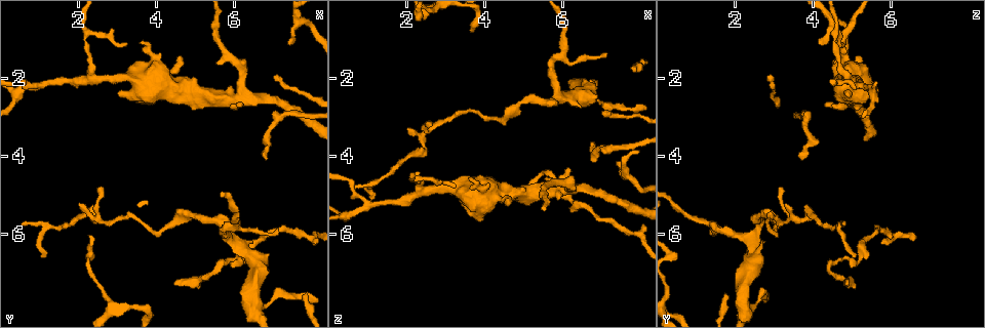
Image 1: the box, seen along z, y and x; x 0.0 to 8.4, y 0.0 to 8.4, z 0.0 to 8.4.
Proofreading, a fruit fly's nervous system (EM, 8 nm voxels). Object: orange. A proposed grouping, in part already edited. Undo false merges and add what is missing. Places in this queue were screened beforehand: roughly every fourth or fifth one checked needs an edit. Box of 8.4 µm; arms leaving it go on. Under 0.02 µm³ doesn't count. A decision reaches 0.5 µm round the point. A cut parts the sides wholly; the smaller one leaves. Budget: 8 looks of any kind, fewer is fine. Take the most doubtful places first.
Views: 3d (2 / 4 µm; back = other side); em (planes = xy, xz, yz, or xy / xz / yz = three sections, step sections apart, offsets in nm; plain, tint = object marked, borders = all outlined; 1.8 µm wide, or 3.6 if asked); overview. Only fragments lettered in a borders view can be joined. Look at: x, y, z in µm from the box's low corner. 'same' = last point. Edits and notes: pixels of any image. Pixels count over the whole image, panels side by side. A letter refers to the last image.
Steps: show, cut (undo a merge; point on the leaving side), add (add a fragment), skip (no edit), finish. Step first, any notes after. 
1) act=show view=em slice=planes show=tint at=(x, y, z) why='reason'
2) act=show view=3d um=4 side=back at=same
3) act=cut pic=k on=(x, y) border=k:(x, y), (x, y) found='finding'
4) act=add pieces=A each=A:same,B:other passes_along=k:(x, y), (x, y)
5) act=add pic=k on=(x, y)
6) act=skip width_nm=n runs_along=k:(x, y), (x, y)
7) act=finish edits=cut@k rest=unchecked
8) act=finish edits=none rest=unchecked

act=show view=3d um=2 at=(4.55, 7.25, 4.85) why='branch stops here'

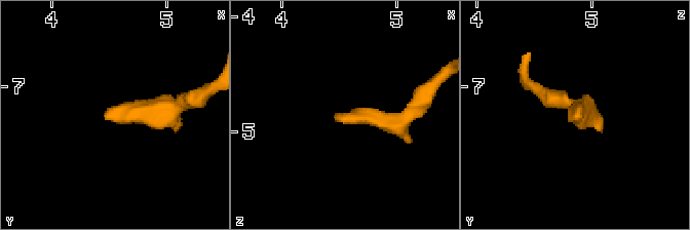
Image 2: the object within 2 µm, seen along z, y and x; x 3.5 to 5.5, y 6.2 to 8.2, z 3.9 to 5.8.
act=show view=em slice=planes show=tint at=(4.50, 7.26, 4.82) why='shape alone is not enough'

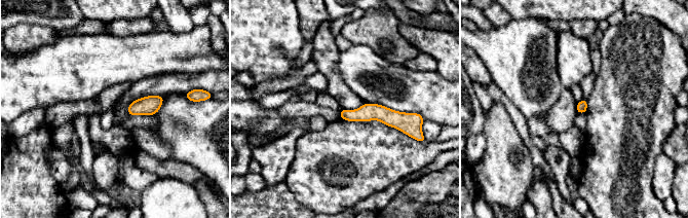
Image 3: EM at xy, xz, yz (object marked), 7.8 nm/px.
act=show view=em slice=planes show=borders at=same

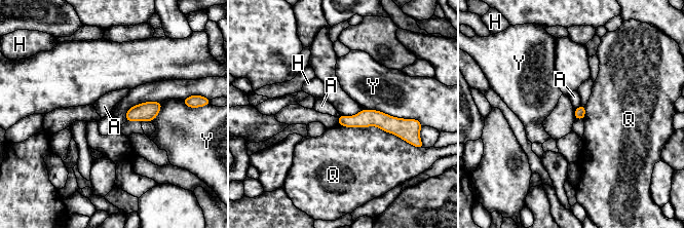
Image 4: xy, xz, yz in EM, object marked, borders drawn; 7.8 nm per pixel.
act=skip each=A:other,H:other,Q:other,Y:other runs_along=4:(340, 119), (404, 125) found='none of them fits'

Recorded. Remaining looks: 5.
act=show view=3d um=2 at=(3.65, 1.10, 4.60) why='free end'

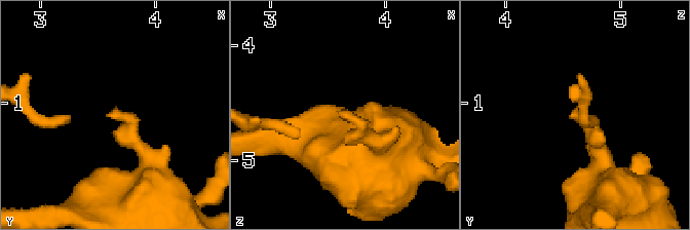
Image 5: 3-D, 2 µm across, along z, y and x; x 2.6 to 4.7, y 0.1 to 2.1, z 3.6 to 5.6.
act=show view=em slice=planes show=borders at=(3.62, 1.08, 4.60) why='now the EM'

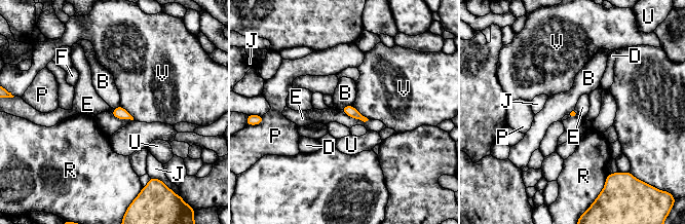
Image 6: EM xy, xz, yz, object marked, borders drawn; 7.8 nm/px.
act=skip each=B:other,D:other,E:other,F:other,J:other,P:other,R:other,U:other,V:other border=6:(340, 110), (364, 121), (369, 119) found='no lettered fragment goes on from it'

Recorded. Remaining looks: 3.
act=show view=em um=3.6 slice=planes show=borders at=(6.30, 6.65, 5.15) why='sharp bend'

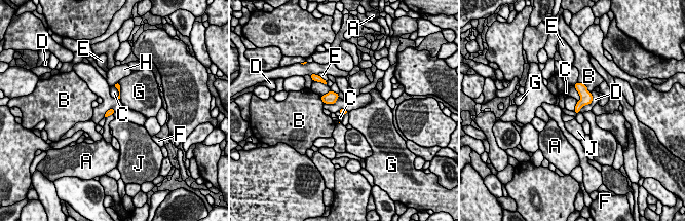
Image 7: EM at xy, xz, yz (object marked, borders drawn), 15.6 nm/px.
act=skip each=A:other,B:other,C:other,D:other,E:other,F:other,G:other,H:other,J:other border=7:(592, 93), (592, 101), (578, 112) found='continuous, no second neuron'

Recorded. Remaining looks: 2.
act=finish edits=none rest=unchecked

